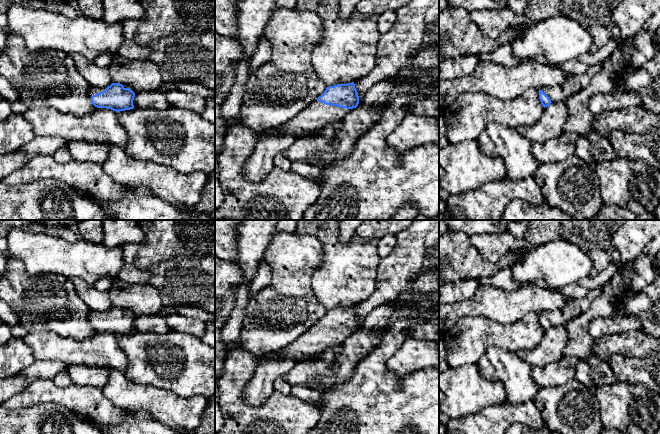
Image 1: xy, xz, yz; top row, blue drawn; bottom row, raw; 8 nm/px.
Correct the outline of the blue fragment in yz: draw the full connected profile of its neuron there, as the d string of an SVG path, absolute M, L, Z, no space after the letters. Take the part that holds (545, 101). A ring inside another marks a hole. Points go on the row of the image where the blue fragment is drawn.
M605 61L590 66L588 71L580 75L569 75L563 84L544 87L539 90L539 99L543 107L549 106L551 103L566 102L566 100L574 93L586 88L592 78L600 72Z

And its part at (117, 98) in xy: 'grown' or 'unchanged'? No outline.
grown

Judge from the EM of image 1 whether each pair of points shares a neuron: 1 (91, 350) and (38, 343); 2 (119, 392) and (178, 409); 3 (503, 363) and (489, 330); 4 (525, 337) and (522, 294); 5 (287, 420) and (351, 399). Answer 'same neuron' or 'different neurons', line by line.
1: same neuron
2: same neuron
3: different neurons
4: different neurons
5: different neurons

